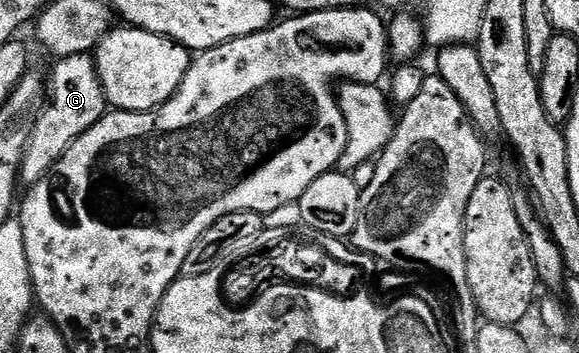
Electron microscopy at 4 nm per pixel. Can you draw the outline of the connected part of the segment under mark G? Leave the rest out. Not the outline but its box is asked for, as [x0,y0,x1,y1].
[21,54,109,184]

